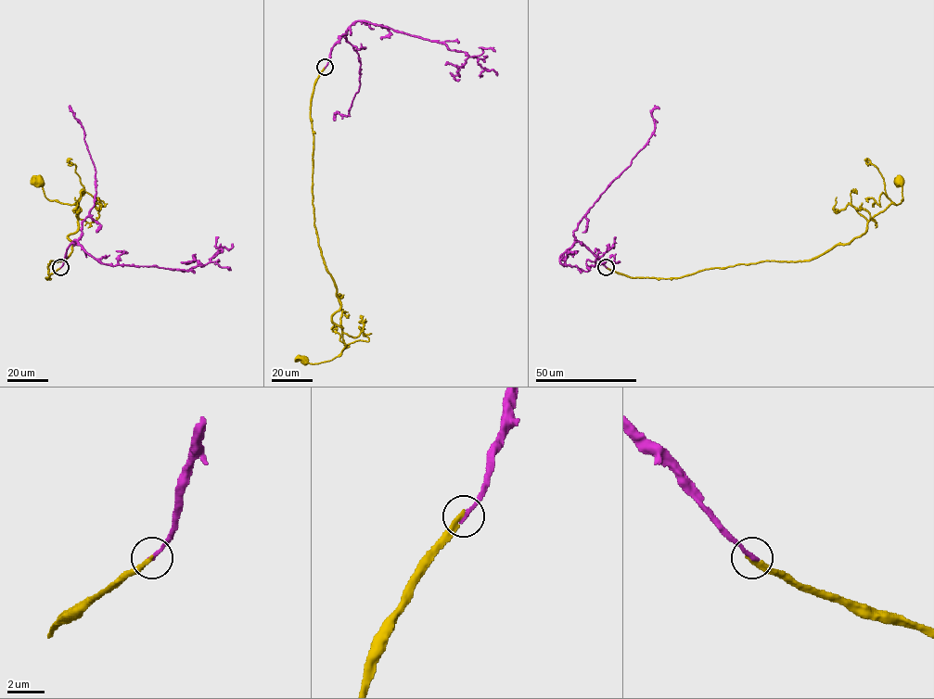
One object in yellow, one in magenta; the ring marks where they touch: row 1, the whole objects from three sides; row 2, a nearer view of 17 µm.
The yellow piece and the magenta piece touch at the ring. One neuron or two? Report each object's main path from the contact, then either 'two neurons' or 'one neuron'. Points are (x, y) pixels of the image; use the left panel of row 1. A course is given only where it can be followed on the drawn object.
yellow via (60, 267), (46, 278), (51, 260), (63, 260), (76, 244), (68, 236), (81, 209), (49, 200), (40, 181) | magenta via (60, 267), (77, 241), (113, 266), (185, 271), (210, 260), (221, 248), (218, 236) | one neuron

